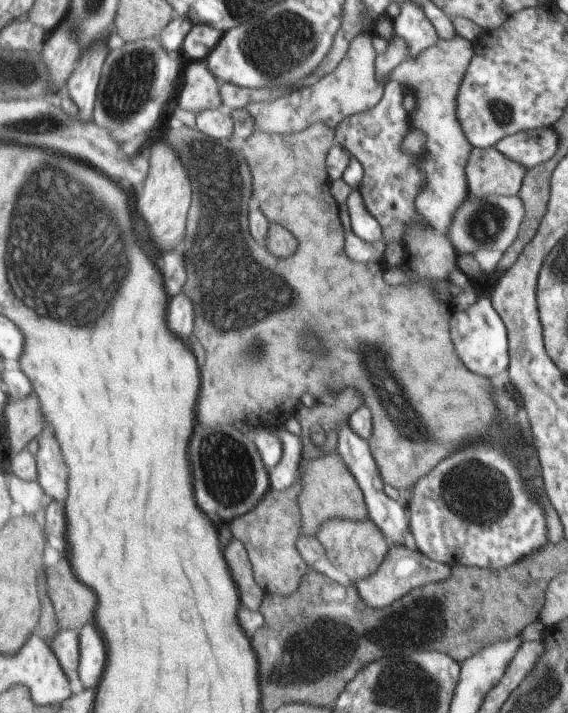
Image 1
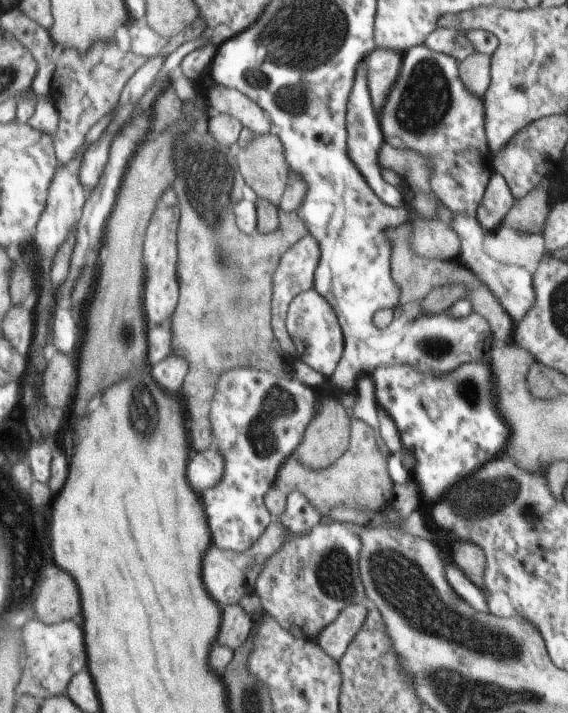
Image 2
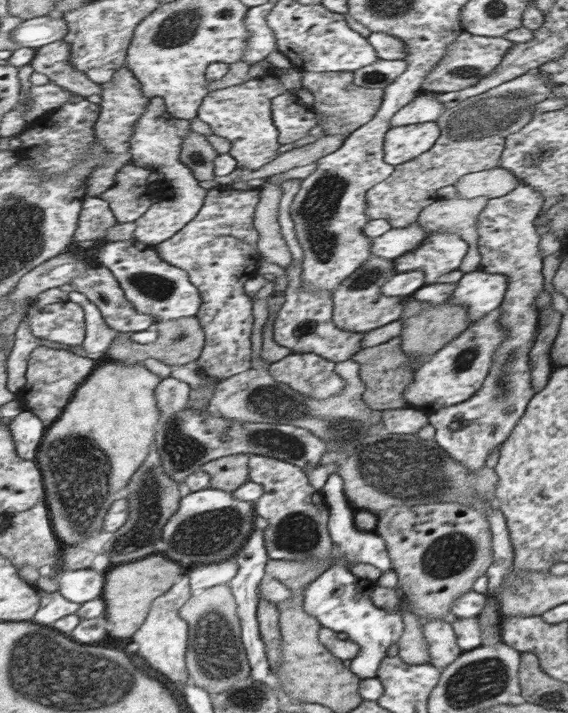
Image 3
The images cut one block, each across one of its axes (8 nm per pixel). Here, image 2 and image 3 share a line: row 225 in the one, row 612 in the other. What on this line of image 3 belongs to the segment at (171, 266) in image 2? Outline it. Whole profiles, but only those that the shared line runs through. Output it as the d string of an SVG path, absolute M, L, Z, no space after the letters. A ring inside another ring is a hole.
M183 576L183 580L179 584L175 584L175 588L171 588L171 592L159 596L159 600L155 600L155 604L151 606L151 616L147 618L143 628L133 636L133 644L137 646L135 652L139 652L139 656L145 658L149 666L159 670L171 682L181 682L181 684L185 684L189 680L189 670L187 670L187 662L185 662L185 654L189 648L189 626L187 626L187 620L183 620L179 616L179 608L183 608L183 604L189 598L191 598L189 576Z

